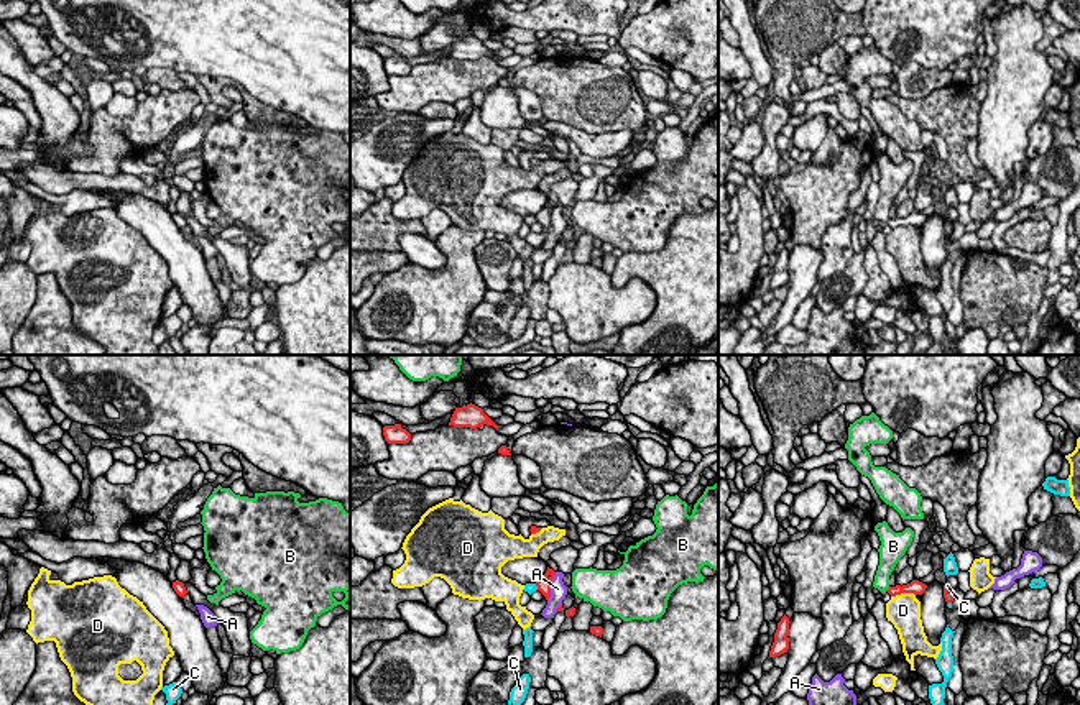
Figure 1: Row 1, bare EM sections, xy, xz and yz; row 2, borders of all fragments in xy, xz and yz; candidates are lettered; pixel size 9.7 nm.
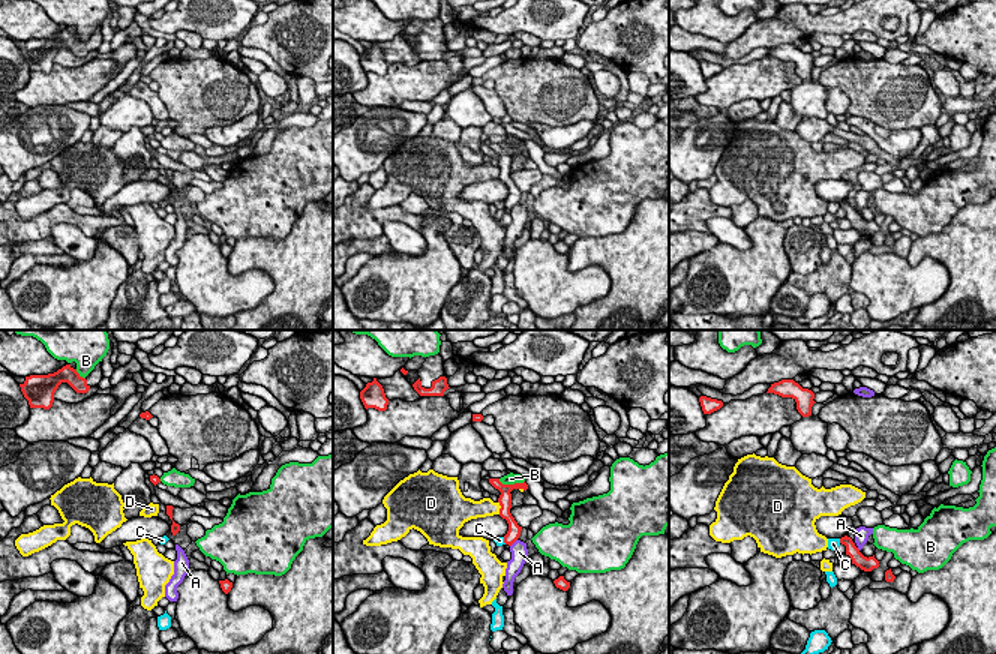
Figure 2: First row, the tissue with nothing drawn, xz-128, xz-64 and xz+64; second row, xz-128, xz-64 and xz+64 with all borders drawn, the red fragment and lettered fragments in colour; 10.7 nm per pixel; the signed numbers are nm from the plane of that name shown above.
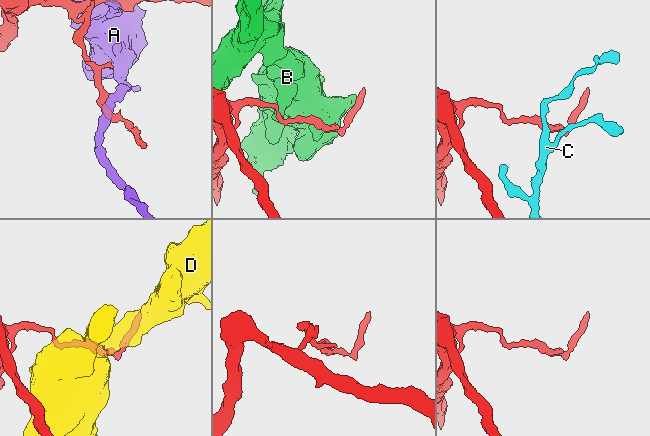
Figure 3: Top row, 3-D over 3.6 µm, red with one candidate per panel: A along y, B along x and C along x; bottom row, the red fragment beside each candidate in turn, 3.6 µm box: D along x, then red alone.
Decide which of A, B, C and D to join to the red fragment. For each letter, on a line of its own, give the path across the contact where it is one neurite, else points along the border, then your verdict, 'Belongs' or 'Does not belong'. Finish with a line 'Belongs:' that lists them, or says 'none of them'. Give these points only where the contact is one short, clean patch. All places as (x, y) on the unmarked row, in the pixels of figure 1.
A: Does not belong
B: Does not belong
C: Boundary: yz (944, 217), (952, 222). Does not belong
D: Boundary: yz (914, 225), (896, 225), (891, 229). Does not belong
Belongs: none of them

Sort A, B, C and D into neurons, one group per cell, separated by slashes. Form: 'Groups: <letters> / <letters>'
Groups: A / B / C / D

